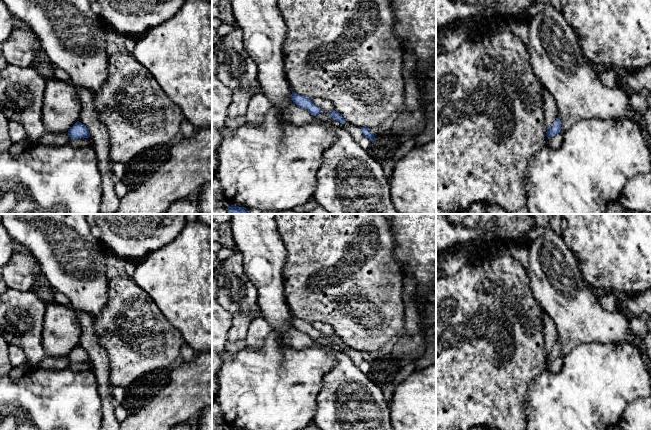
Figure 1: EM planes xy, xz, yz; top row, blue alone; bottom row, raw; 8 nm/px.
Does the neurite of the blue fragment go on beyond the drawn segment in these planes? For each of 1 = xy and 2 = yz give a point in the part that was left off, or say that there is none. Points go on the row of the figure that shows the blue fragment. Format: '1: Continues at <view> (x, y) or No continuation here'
1: No continuation here
2: No continuation here

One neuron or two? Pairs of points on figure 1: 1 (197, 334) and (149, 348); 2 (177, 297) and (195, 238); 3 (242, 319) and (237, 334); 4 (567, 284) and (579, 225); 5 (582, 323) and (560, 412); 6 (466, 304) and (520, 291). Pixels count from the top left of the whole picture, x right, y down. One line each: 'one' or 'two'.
1: two
2: one
3: one
4: two
5: two
6: one

